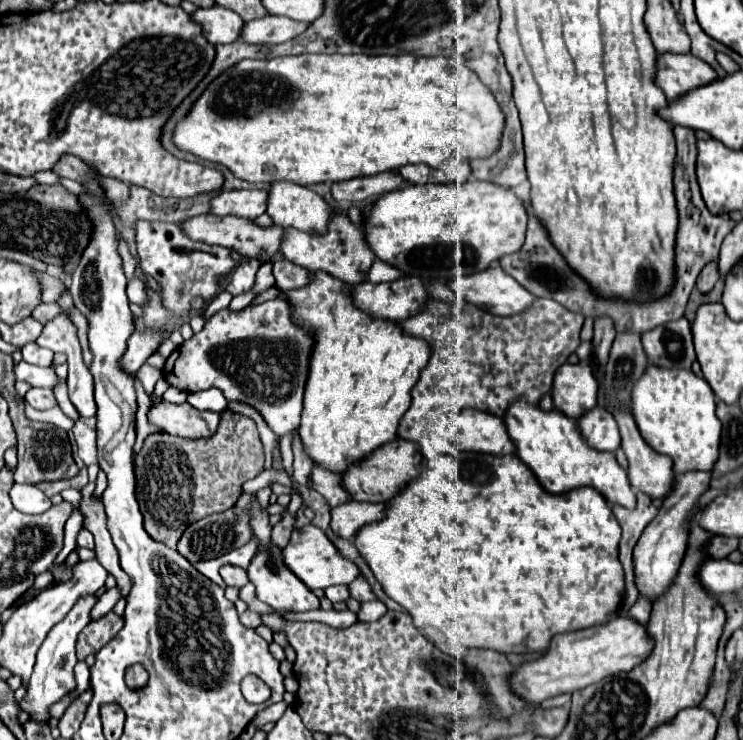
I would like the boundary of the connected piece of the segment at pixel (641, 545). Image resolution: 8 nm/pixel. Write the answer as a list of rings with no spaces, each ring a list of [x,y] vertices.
[[[684,473],[684,475],[676,475],[676,487],[672,489],[672,493],[664,499],[662,509],[658,511],[658,517],[648,525],[648,529],[644,529],[640,541],[636,543],[634,549],[634,571],[636,571],[636,585],[638,591],[650,599],[656,599],[660,593],[664,593],[672,579],[678,573],[678,567],[682,563],[682,557],[686,553],[686,543],[688,543],[688,529],[686,519],[692,513],[694,505],[698,503],[700,495],[708,491],[708,483],[710,483],[710,473]]]

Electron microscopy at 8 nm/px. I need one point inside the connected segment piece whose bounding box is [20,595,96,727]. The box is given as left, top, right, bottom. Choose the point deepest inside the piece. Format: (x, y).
(53, 677)

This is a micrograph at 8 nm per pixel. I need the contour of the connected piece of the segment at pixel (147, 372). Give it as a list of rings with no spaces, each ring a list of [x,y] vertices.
[[[142,365],[138,371],[136,371],[136,377],[140,381],[140,385],[144,387],[144,391],[152,397],[154,403],[163,401],[162,398],[154,397],[154,385],[158,379],[162,379],[162,371],[150,367],[150,365]]]

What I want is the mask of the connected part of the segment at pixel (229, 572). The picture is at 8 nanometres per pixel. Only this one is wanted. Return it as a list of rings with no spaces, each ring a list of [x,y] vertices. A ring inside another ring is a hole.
[[[224,565],[220,569],[220,575],[224,579],[226,585],[234,585],[234,587],[244,587],[248,583],[248,575],[244,569],[236,567],[236,565]]]

